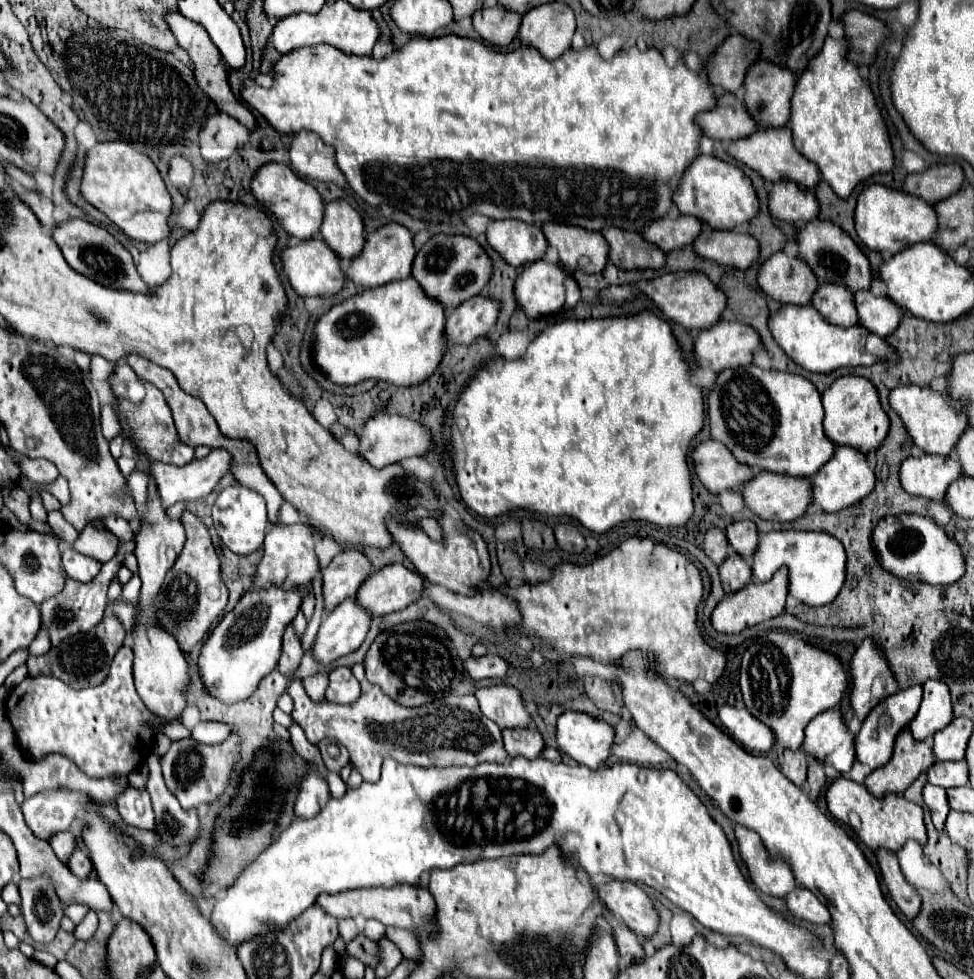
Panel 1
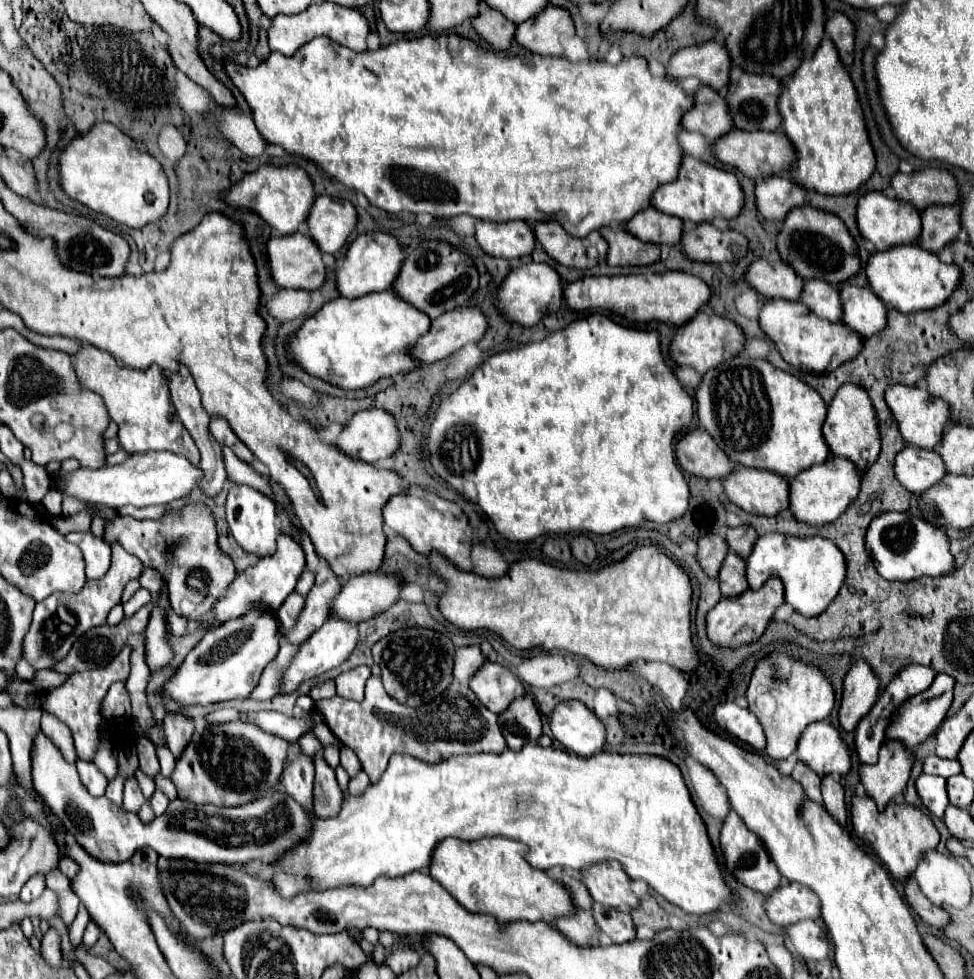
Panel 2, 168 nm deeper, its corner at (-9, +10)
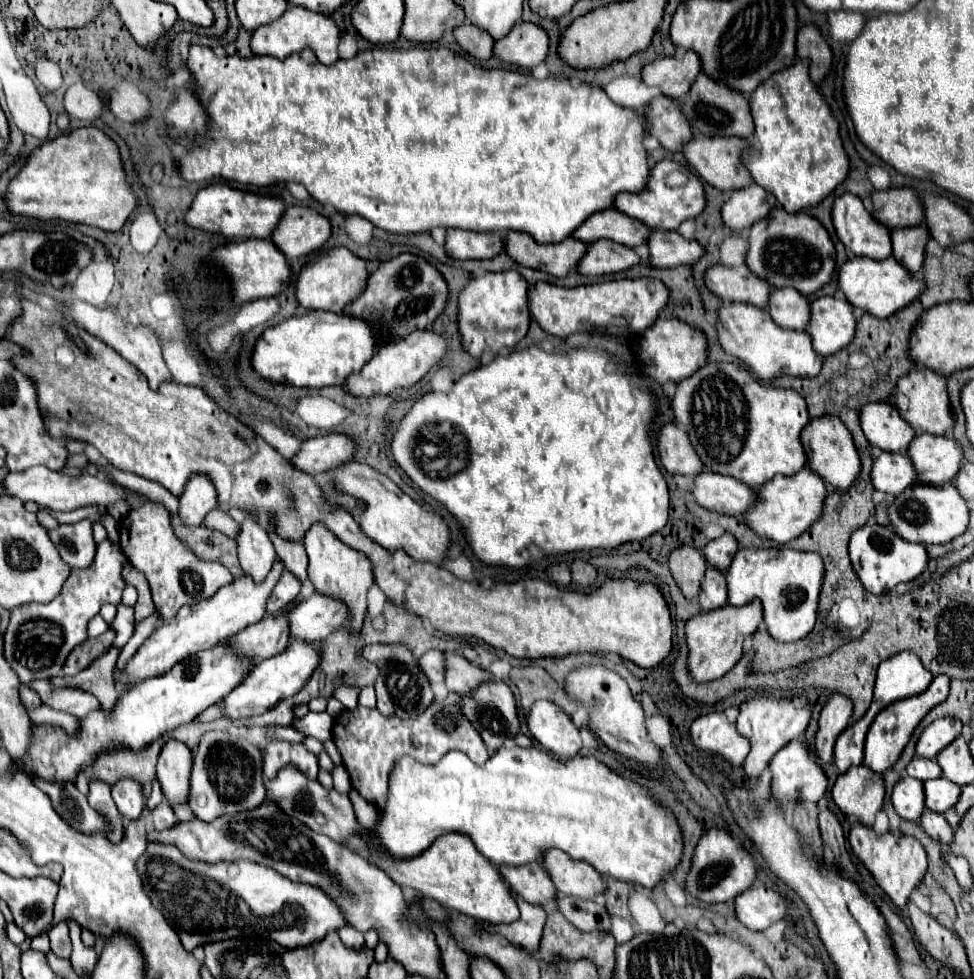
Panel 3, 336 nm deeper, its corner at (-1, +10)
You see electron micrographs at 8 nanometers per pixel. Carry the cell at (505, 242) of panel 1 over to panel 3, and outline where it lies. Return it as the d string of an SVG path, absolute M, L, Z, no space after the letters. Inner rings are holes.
M448 229L446 253L454 259L492 259L504 253L504 235Z

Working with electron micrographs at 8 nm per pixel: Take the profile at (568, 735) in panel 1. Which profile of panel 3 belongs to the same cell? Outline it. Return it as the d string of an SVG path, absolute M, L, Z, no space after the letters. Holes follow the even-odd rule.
M536 701L526 721L532 737L548 751L560 757L574 757L582 749L578 727L552 701Z

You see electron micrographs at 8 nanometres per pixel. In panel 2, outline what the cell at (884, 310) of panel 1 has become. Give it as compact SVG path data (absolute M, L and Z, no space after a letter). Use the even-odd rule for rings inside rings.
M844 285L840 289L840 303L842 303L842 323L858 333L862 339L876 335L884 327L884 313L886 307L882 301L872 297L868 287L854 287Z

